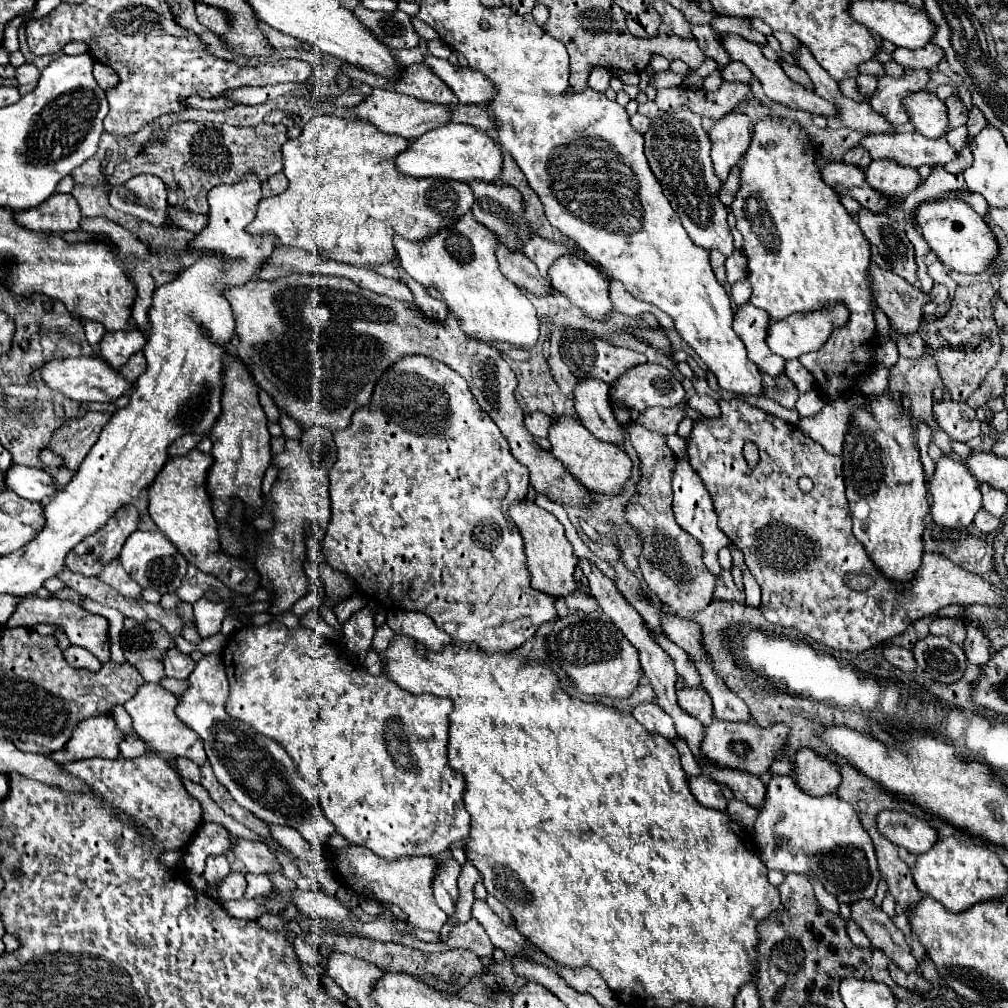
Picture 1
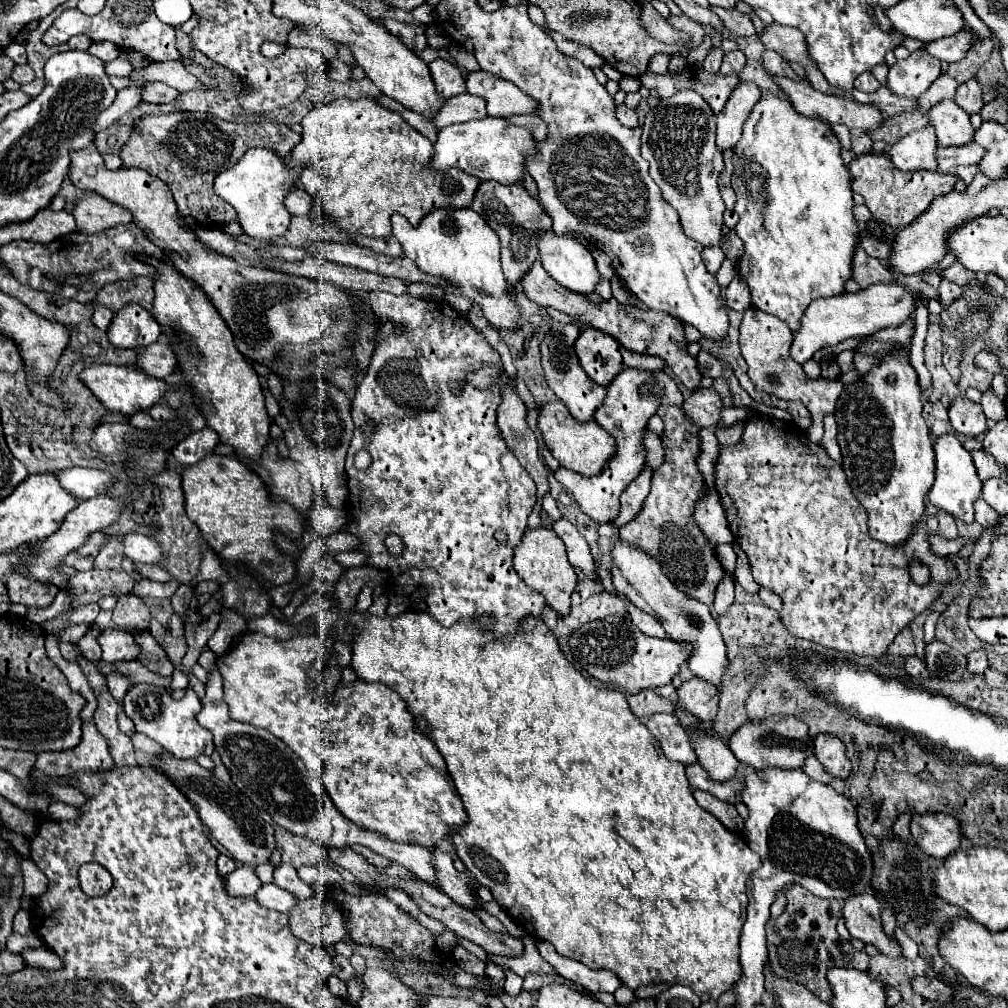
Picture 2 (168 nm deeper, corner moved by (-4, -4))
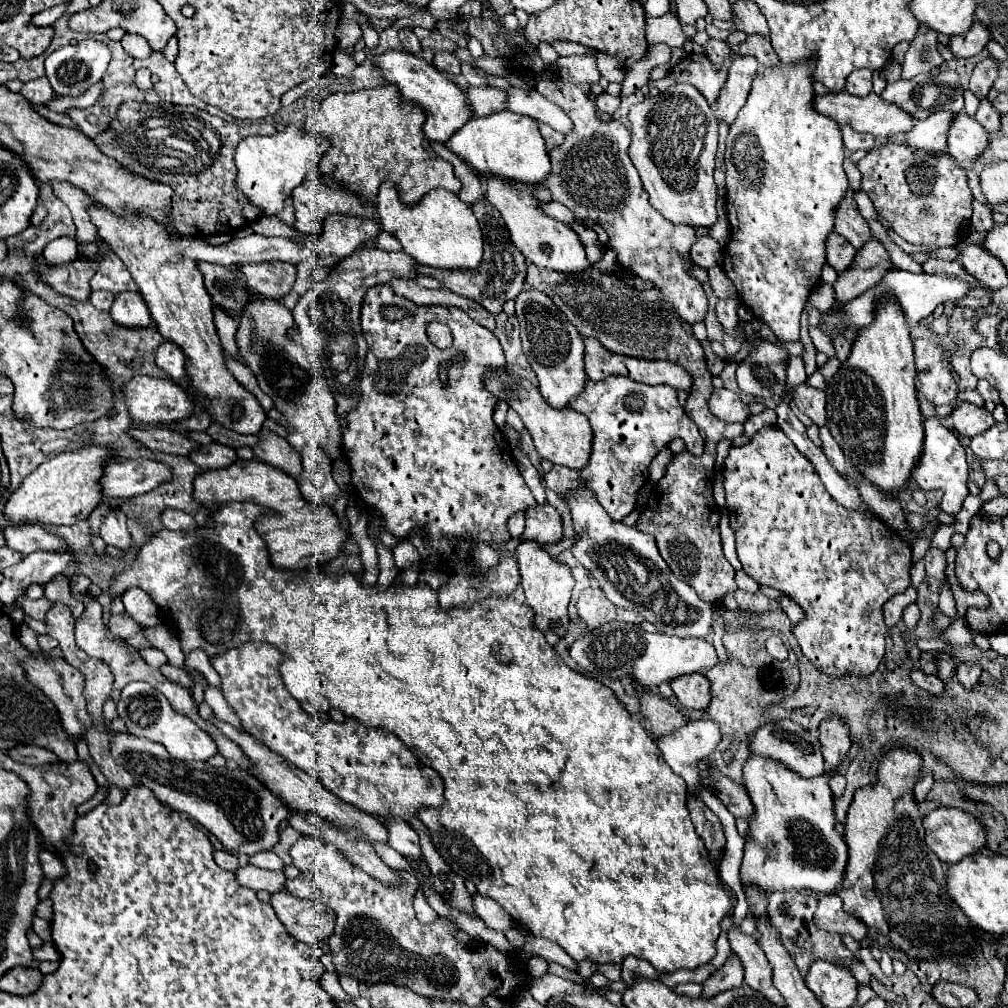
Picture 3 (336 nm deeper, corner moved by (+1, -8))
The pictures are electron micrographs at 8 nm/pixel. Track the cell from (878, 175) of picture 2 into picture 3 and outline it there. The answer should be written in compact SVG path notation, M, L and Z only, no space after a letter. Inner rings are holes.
M885 143L875 147L857 163L863 175L863 191L873 195L875 211L885 217L891 229L907 243L929 245L931 249L953 247L961 241L973 213L973 195L967 185L967 173L947 155L915 151L907 145Z

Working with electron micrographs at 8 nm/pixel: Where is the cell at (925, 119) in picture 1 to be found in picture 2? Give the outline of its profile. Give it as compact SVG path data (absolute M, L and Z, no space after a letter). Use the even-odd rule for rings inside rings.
M940 101L928 111L930 125L936 131L938 143L944 147L968 143L974 137L974 129L970 125L970 117L954 103L954 101Z

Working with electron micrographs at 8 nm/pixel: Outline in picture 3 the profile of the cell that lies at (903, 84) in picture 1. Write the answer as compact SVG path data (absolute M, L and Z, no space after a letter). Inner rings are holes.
M921 23L915 39L909 45L909 51L905 53L901 77L911 79L919 73L929 73L933 67L941 65L943 57L937 51L937 45L939 45L937 33Z

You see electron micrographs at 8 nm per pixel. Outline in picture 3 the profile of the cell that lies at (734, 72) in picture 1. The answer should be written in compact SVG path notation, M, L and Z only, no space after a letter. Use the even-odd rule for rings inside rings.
M709 39L709 41L703 45L703 51L705 51L705 55L707 55L713 63L717 63L717 65L721 65L721 63L729 57L729 45L727 45L725 41L717 41L717 39Z

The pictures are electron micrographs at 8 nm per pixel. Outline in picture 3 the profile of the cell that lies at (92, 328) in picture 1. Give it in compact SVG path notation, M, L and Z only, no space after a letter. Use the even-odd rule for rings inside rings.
M91 291L91 295L89 295L89 301L97 307L97 309L105 309L105 311L109 311L111 309L111 305L113 305L113 299L115 299L115 295L111 293L111 291Z

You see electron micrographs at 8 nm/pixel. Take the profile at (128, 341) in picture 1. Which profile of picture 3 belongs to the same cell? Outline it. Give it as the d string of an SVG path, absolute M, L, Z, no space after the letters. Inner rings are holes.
M123 291L115 295L115 303L111 307L113 319L125 327L149 327L151 313L139 291Z

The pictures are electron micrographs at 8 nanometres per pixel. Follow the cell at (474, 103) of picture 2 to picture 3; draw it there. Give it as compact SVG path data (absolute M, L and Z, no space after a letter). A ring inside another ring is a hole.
M469 87L467 97L475 111L475 117L491 115L507 107L507 93L495 87Z

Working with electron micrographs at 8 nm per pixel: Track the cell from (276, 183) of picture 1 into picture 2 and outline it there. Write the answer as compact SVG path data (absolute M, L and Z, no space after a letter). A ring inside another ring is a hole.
M295 187L286 198L285 206L294 207L294 215L307 215L310 213L314 200L302 189Z

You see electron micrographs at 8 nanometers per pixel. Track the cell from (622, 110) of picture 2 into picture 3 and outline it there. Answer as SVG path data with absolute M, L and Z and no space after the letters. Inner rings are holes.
M607 91L605 93L601 93L597 99L597 107L601 109L601 111L605 111L605 113L613 113L613 111L617 111L617 107L619 107L619 97L613 97L613 95L609 95Z

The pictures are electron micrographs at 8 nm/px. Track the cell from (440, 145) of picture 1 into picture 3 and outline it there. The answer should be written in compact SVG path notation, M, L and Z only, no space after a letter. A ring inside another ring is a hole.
M499 111L471 119L447 141L447 147L481 173L491 171L525 183L543 183L551 173L549 151L539 133L537 121L513 111Z

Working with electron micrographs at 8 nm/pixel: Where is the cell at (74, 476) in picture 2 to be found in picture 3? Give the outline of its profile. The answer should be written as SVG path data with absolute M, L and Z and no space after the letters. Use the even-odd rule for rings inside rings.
M119 459L105 465L103 497L131 499L153 491L173 477L171 467L153 459Z

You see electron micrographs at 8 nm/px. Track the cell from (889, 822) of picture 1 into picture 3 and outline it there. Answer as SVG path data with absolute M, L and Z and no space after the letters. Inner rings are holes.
M939 807L935 811L931 811L925 817L925 841L929 845L929 849L943 861L943 863L957 863L967 855L973 855L977 851L981 851L987 845L987 831L981 825L981 821L977 817L973 817L971 813L963 811L963 809L955 809L955 807Z

